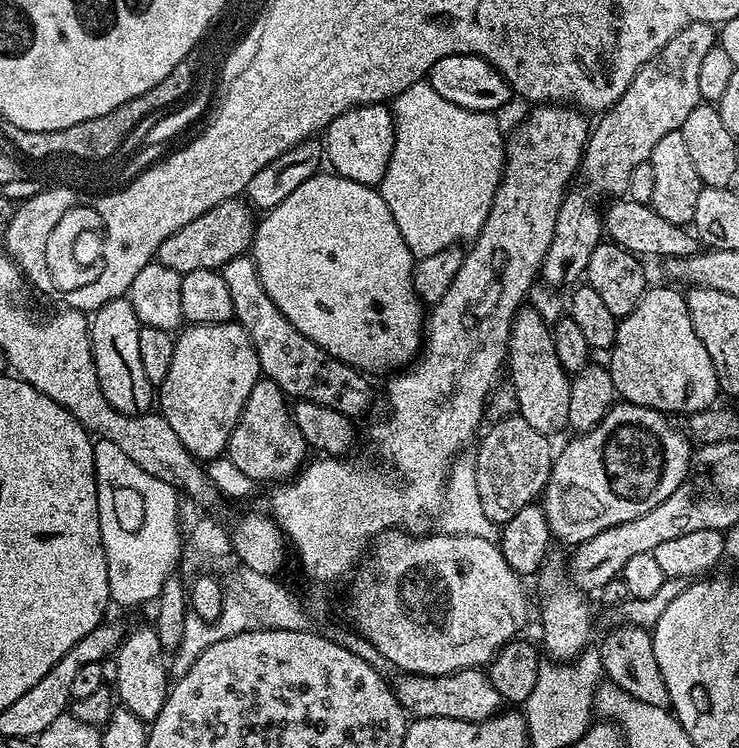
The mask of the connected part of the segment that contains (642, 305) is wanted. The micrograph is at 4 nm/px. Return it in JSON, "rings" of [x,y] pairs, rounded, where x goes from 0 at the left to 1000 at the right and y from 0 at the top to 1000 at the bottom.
{"rings":[[[878,384],[863,404],[863,409],[858,409],[853,420],[838,424],[834,456],[825,467],[828,483],[821,483],[820,491],[831,505],[834,528],[840,536],[884,545],[900,553],[949,551],[951,545],[965,544],[970,539],[969,524],[976,523],[974,507],[963,476],[955,473],[950,452],[945,452],[939,430],[934,430],[934,414],[927,392],[919,384],[904,384],[909,385]]]}

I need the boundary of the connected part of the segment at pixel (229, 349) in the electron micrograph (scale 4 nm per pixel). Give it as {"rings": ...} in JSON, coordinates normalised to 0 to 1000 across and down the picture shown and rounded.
{"rings":[[[318,430],[254,433],[237,456],[230,495],[214,515],[214,551],[230,564],[235,580],[241,580],[241,591],[252,596],[257,608],[272,618],[283,618],[291,610],[302,611],[307,606],[309,587],[333,543],[333,532],[338,532],[338,521],[355,505],[349,473],[338,457],[336,440]]]}

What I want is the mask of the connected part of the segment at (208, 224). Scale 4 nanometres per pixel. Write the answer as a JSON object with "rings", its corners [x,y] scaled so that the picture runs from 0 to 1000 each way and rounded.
{"rings":[[[315,265],[295,270],[279,286],[268,286],[263,297],[252,297],[246,307],[235,307],[211,336],[210,352],[230,356],[230,361],[245,366],[257,361],[280,358],[302,360],[306,350],[332,341],[341,330],[344,309],[342,279],[329,266]]]}

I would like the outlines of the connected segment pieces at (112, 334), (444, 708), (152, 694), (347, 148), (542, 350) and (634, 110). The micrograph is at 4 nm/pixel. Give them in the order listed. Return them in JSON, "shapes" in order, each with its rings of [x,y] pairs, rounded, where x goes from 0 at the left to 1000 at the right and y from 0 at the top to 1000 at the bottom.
{"shapes":[[[[171,398],[143,404],[122,422],[124,477],[143,537],[168,556],[192,556],[208,545],[208,515],[198,505],[187,463],[192,434],[181,409]]],[[[632,893],[631,896],[620,896],[618,898],[610,898],[609,901],[598,901],[597,904],[553,904],[551,901],[537,902],[537,909],[533,909],[533,924],[539,939],[547,945],[548,953],[553,959],[570,963],[571,960],[614,960],[616,963],[624,963],[625,965],[647,965],[648,963],[660,963],[664,957],[673,956],[678,951],[679,937],[674,922],[668,922],[668,917],[663,912],[659,897],[648,893]]],[[[200,837],[200,840],[184,840],[180,845],[175,844],[154,873],[156,882],[154,925],[161,940],[192,964],[204,965],[208,960],[214,960],[214,949],[219,949],[227,932],[230,888],[210,838]]],[[[520,136],[483,139],[480,144],[470,144],[461,155],[453,155],[437,178],[436,189],[437,202],[444,202],[444,214],[449,218],[448,229],[486,246],[513,247],[525,226],[536,183],[530,162],[526,140]]],[[[719,409],[705,410],[698,417],[691,433],[691,447],[687,453],[687,479],[685,483],[687,501],[693,505],[691,517],[698,532],[700,552],[709,563],[717,566],[723,575],[728,575],[739,584],[748,584],[758,575],[767,574],[771,551],[771,513],[773,507],[759,485],[755,483],[754,468],[750,467],[746,437],[725,418]]],[[[935,27],[917,45],[885,72],[858,99],[853,115],[847,115],[847,126],[831,136],[831,142],[823,146],[805,162],[804,170],[797,175],[796,193],[790,198],[790,213],[786,214],[782,226],[783,234],[790,234],[790,262],[796,267],[806,267],[811,262],[821,265],[839,265],[848,258],[853,249],[853,233],[858,233],[862,222],[876,219],[880,206],[885,206],[885,195],[896,183],[908,176],[919,176],[923,163],[928,163],[928,156],[934,147],[943,144],[950,138],[945,126],[945,99],[950,95],[950,83],[955,79],[955,71],[961,66],[970,63],[972,43],[968,36],[955,29],[939,29]]]]}

